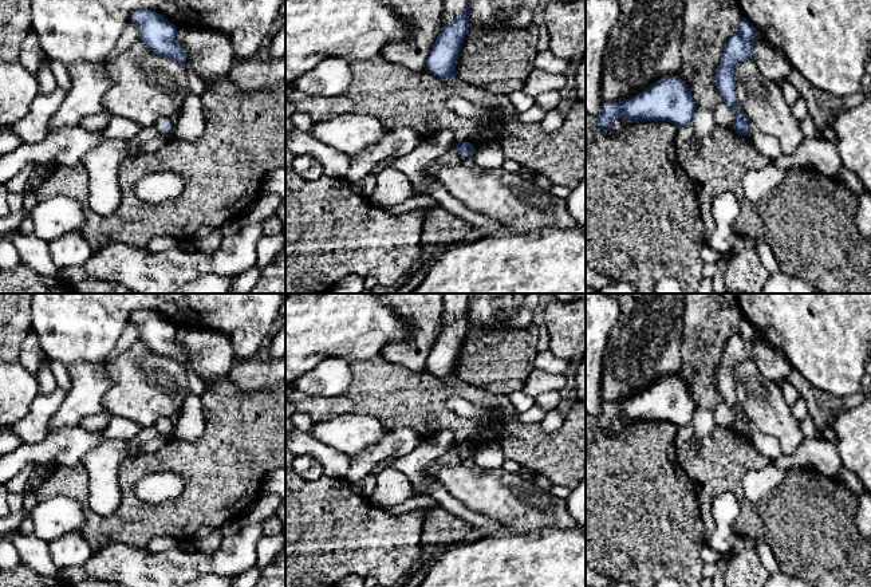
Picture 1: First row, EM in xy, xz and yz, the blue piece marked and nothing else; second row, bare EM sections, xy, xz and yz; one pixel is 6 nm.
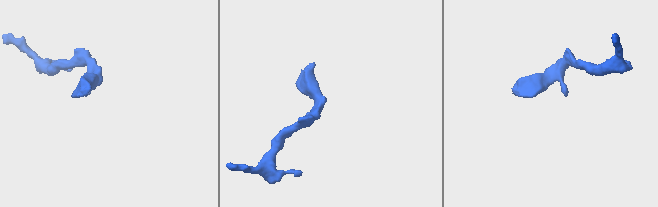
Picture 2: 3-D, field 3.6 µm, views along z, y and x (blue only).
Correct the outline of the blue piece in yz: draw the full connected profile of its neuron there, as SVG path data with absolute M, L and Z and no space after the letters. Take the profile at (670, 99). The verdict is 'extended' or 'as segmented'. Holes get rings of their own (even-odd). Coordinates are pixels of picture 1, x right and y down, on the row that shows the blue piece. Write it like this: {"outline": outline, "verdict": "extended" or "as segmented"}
{"outline": "M667 75L636 95L604 103L598 117L586 114L586 133L608 129L624 117L628 123L638 121L667 121L683 126L691 121L697 110L689 86L678 75Z", "verdict": "extended"}

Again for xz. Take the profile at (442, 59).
{"outline": "M444 0L442 29L427 56L427 71L456 78L458 54L469 27L470 0Z", "verdict": "extended"}

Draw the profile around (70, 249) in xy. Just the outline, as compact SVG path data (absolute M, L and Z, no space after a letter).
M72 231L50 243L52 263L59 268L83 265L92 255L82 231Z

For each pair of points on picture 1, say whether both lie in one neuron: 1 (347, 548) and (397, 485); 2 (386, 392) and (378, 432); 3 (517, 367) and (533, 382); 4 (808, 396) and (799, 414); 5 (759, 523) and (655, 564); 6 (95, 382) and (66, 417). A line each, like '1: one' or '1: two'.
1: two
2: two
3: two
4: two
5: two
6: one

